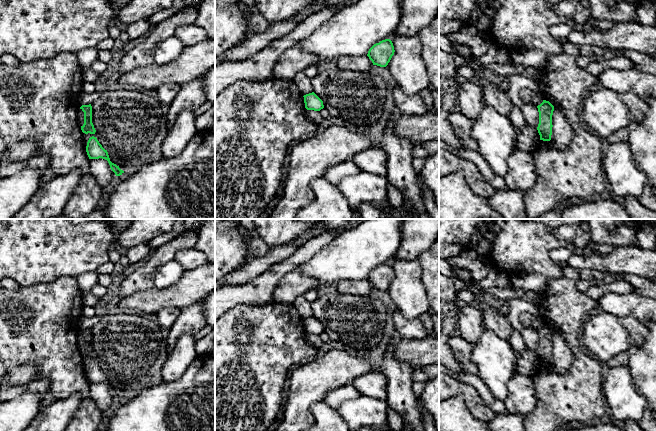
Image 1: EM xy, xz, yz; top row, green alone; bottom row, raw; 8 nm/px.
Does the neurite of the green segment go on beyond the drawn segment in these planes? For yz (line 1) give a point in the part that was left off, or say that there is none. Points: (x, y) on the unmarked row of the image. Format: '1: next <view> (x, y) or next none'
1: next none

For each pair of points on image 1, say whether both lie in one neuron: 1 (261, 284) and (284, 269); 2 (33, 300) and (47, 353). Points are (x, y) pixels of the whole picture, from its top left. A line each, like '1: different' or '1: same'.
1: same
2: same

